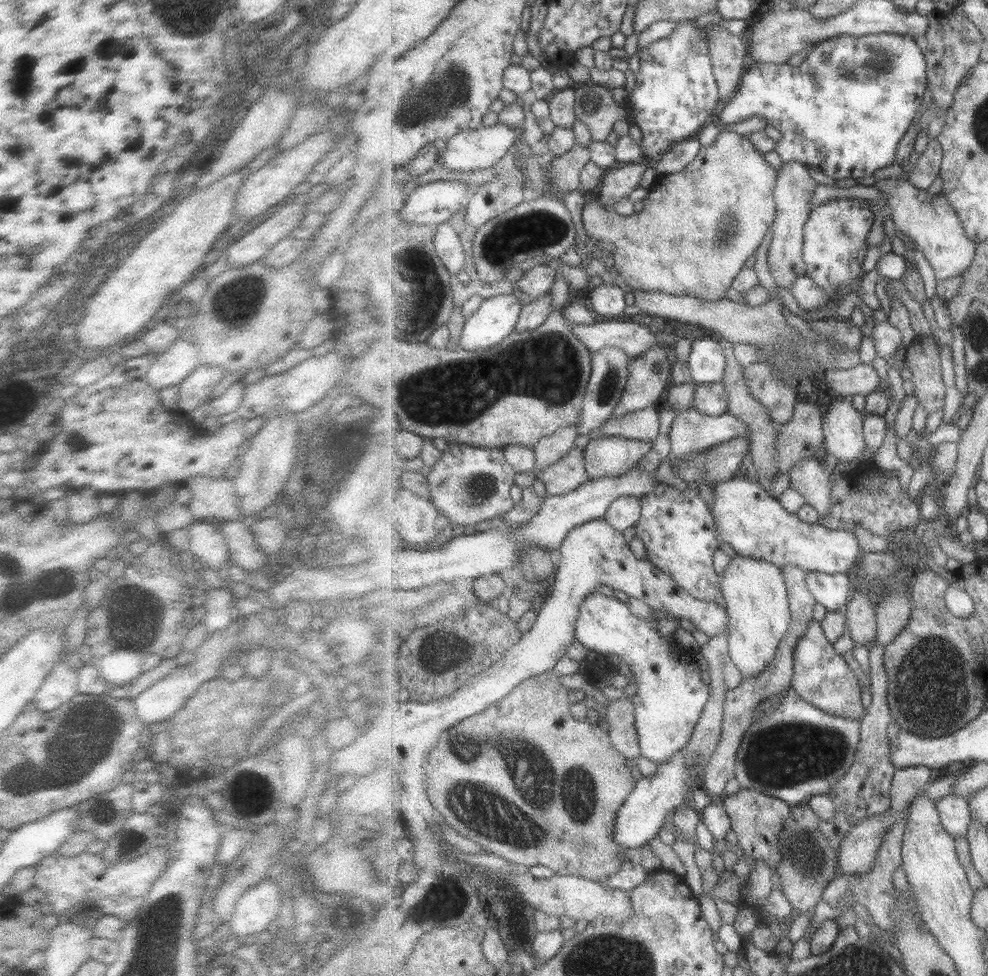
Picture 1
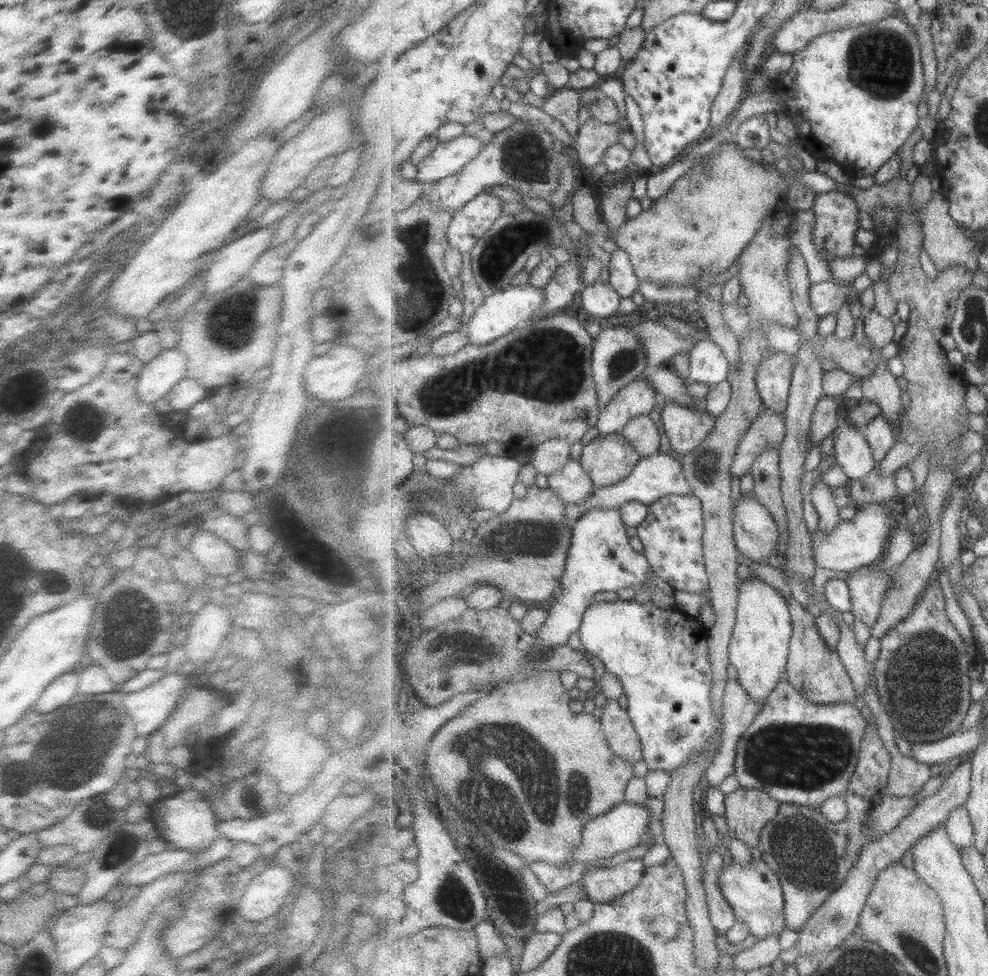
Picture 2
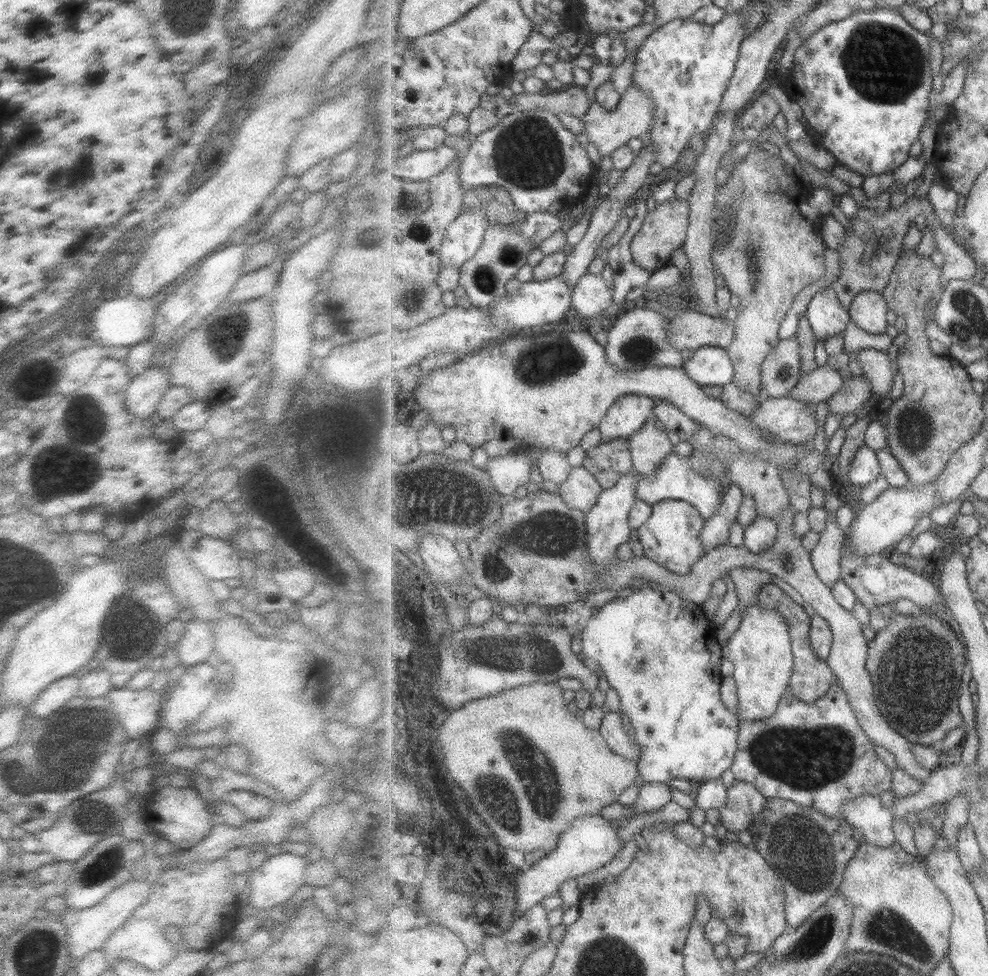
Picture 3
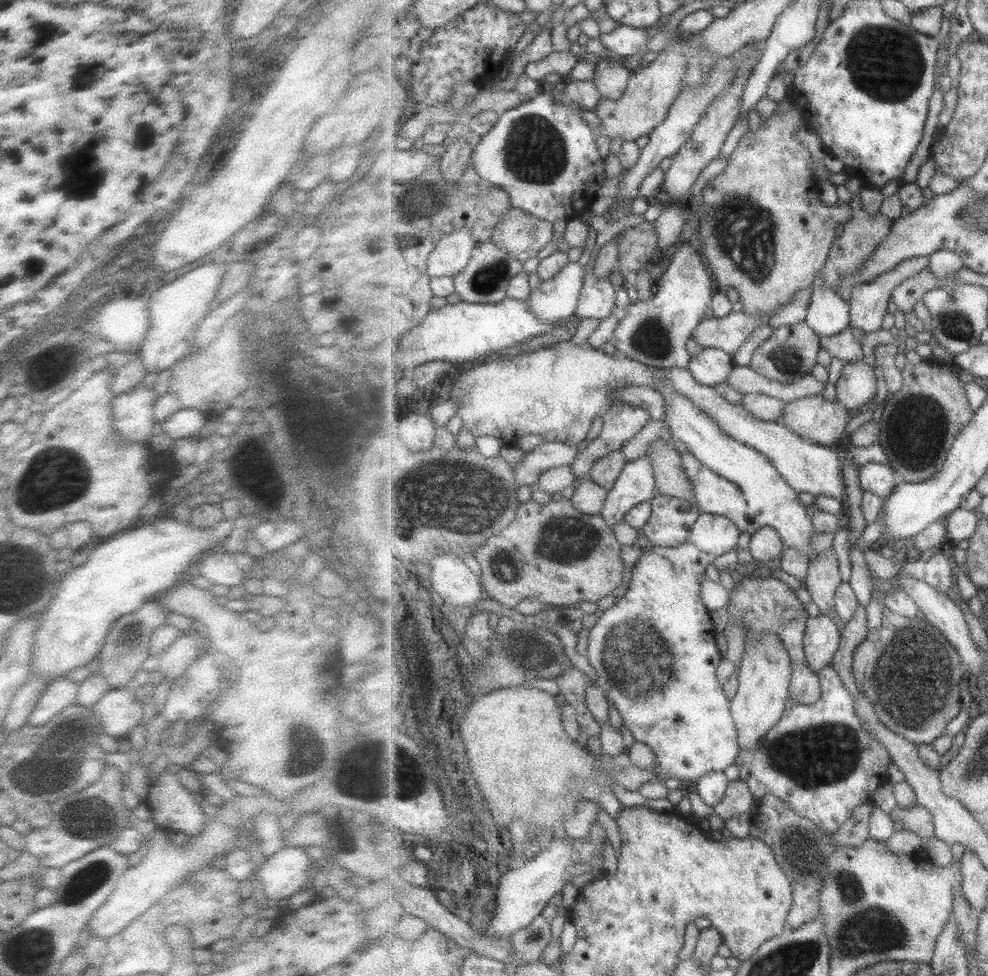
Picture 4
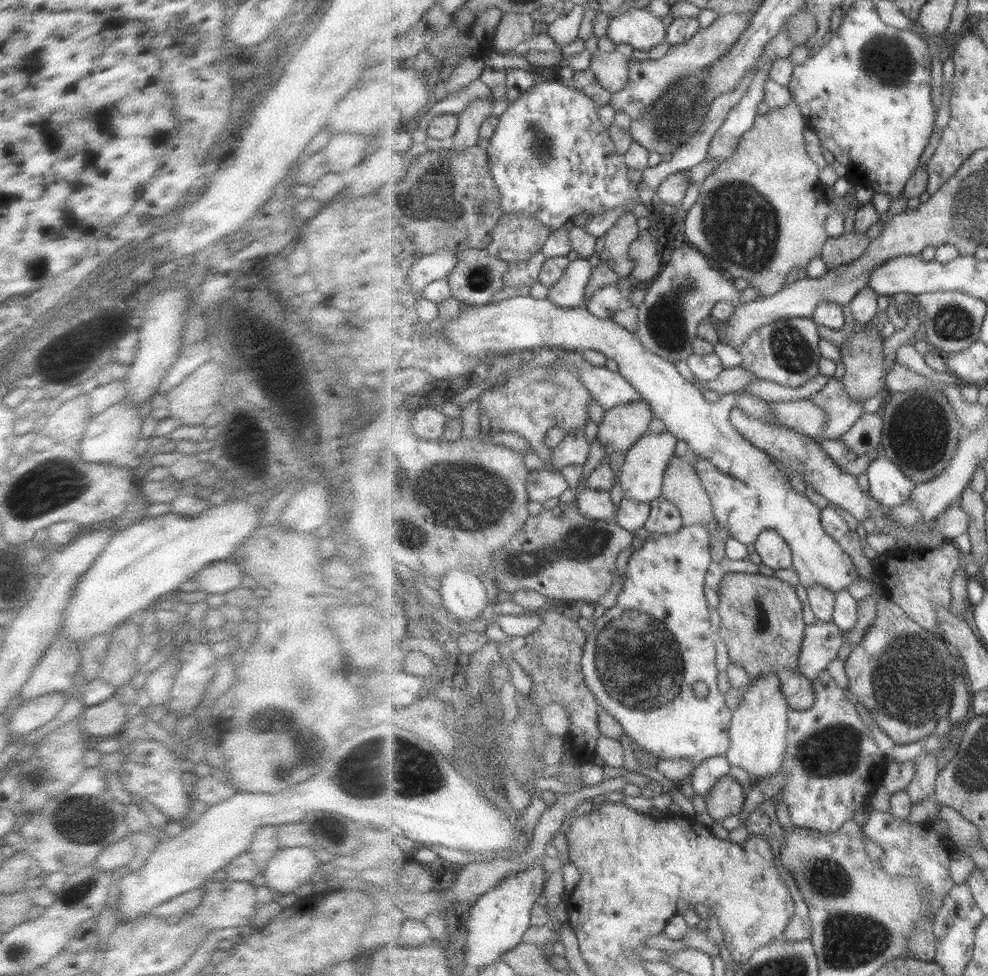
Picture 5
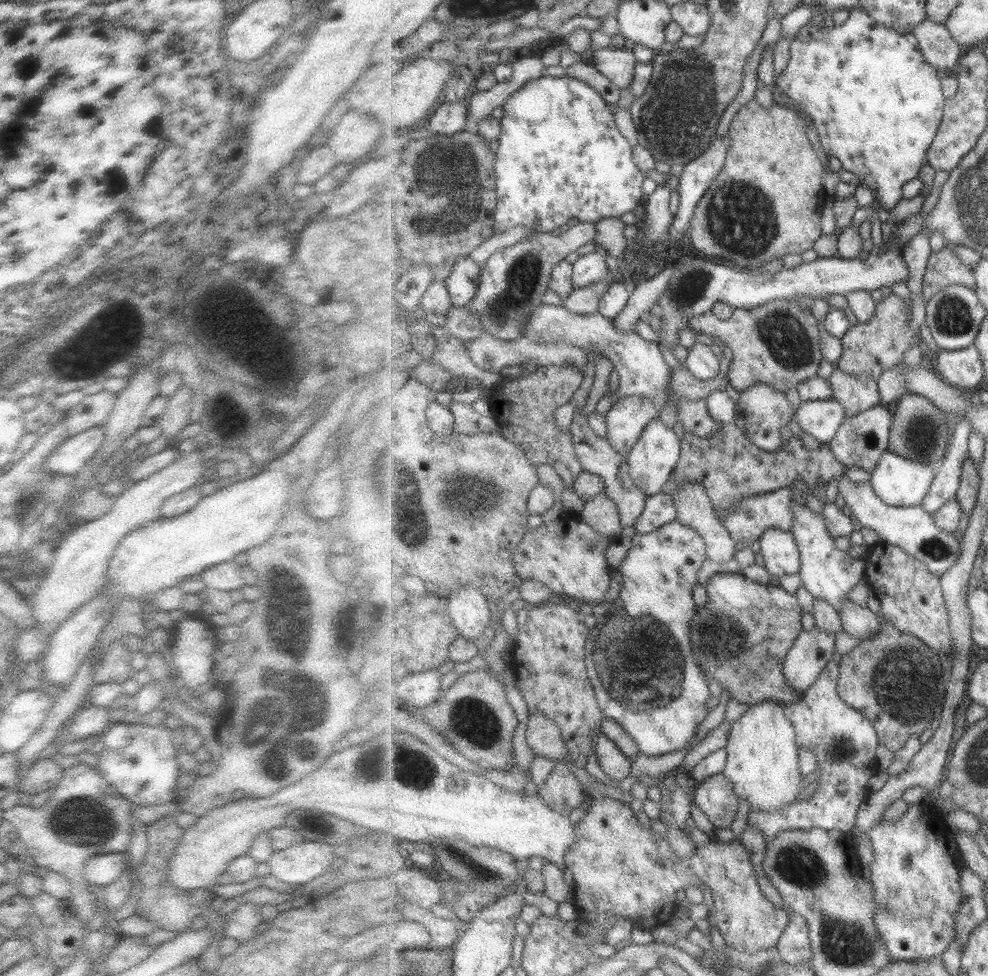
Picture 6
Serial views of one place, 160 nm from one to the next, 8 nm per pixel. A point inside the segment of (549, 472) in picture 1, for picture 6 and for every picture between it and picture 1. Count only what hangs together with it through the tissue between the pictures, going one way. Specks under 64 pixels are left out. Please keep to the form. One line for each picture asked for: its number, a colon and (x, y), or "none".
2: (572, 483)
3: (581, 490)
4: (589, 497)
5: (597, 504)
6: (602, 513)

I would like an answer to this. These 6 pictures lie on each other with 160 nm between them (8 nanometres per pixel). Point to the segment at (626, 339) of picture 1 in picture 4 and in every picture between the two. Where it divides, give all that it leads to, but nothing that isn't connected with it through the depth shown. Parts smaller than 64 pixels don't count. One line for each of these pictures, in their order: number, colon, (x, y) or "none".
2: (660, 343)
3: (689, 329)
4: (728, 334)

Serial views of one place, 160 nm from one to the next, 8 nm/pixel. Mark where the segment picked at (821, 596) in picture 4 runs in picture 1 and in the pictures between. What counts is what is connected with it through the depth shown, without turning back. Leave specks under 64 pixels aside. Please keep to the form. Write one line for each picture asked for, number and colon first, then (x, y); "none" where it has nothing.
1: (809, 477)
2: (823, 497)
3: (827, 556)

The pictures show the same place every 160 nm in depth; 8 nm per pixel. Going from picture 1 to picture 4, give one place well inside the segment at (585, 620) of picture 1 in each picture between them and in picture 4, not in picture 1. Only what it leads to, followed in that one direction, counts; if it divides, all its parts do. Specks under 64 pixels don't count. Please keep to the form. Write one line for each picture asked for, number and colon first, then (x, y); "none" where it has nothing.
2: (661, 657)
3: (660, 653)
4: (685, 716)

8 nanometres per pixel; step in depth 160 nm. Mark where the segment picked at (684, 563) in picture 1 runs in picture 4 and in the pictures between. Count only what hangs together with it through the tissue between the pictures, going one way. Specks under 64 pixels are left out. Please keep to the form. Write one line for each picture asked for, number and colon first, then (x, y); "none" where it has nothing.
2: (673, 533)
3: (672, 536)
4: (672, 519)

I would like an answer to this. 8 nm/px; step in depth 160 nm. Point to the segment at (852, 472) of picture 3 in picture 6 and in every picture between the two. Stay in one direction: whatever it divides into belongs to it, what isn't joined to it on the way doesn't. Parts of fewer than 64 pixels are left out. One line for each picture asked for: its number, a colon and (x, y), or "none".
4: (879, 479)
5: (889, 485)
6: (897, 480)

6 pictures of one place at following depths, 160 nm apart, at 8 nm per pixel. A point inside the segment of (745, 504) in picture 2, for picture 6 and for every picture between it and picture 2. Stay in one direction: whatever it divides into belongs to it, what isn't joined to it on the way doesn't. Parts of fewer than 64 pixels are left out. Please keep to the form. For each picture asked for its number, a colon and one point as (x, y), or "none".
3: (760, 536)
4: (766, 544)
5: (772, 548)
6: (779, 549)

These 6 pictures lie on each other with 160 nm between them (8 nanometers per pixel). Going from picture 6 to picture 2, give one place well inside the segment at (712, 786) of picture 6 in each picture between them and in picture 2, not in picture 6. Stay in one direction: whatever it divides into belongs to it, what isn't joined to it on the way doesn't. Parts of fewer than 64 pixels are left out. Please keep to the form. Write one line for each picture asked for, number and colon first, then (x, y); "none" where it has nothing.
2: (748, 811)
3: (745, 803)
4: (738, 799)
5: (726, 799)

